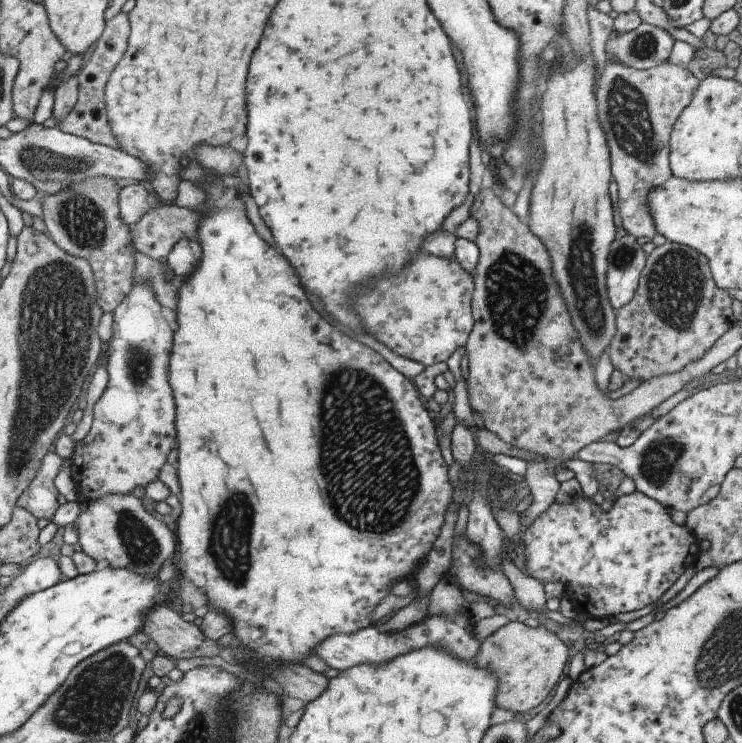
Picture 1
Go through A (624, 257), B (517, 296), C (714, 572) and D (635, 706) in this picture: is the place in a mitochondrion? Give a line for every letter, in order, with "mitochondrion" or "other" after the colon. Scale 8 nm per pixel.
A: mitochondrion
B: mitochondrion
C: other
D: mitochondrion

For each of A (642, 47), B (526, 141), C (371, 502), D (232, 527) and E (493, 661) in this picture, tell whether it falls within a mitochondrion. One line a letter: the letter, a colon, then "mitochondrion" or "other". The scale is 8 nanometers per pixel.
A: mitochondrion
B: mitochondrion
C: mitochondrion
D: mitochondrion
E: other

